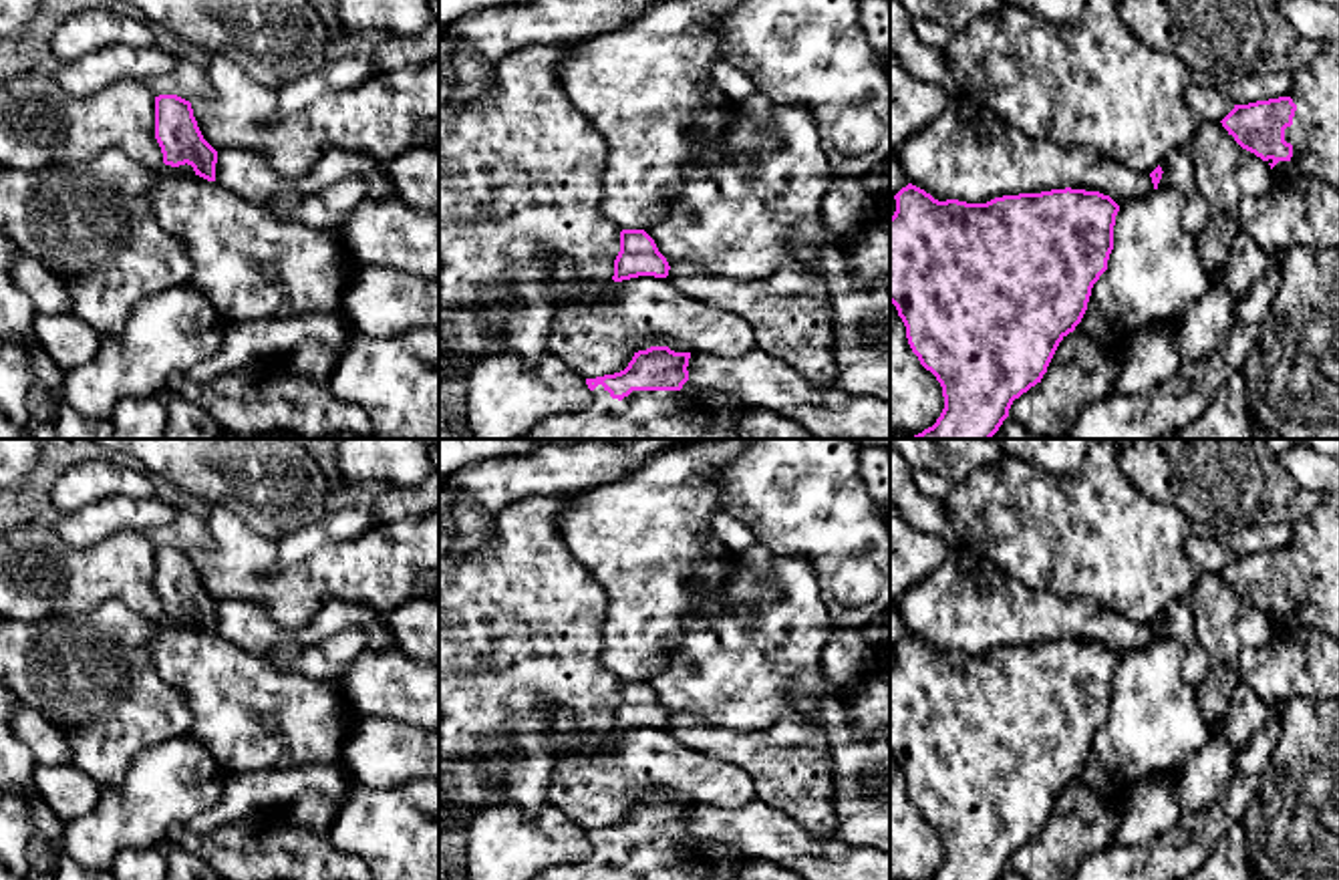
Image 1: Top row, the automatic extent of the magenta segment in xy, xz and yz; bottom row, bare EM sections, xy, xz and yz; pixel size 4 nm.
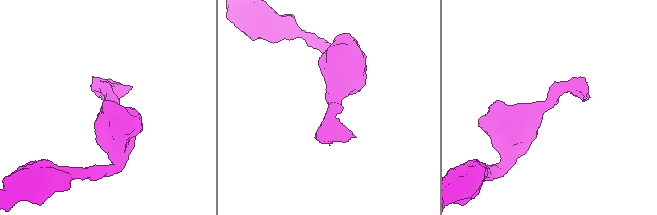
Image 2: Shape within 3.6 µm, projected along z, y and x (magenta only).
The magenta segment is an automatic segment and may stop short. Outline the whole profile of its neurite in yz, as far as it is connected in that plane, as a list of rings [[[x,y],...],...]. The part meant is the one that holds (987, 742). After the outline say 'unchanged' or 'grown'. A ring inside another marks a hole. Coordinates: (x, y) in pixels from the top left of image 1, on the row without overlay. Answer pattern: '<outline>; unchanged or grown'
[[[908,634],[890,669],[890,753],[920,816],[942,838],[944,860],[928,880],[999,880],[1015,850],[1041,834],[1059,793],[1081,773],[1093,735],[1107,721],[1120,656],[1099,642],[1051,640],[987,654],[938,652]]]; unchanged

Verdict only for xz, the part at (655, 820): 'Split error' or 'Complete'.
Split error

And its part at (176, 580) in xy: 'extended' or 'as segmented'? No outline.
as segmented

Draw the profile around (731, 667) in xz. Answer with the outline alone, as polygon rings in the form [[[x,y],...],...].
[[[757,542],[739,554],[721,592],[707,610],[683,618],[681,644],[646,685],[668,717],[689,713],[719,729],[757,733],[799,713],[787,697],[787,681],[822,665],[834,618],[811,564],[771,554]]]

